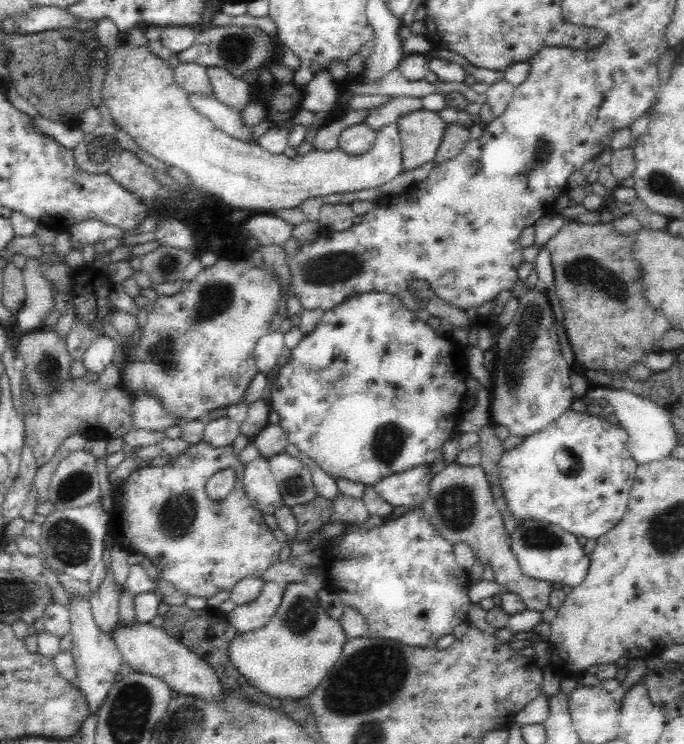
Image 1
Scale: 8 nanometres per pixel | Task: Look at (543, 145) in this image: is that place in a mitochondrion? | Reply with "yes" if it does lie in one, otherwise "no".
yes

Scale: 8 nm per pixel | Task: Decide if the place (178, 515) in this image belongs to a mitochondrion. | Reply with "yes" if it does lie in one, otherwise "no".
yes

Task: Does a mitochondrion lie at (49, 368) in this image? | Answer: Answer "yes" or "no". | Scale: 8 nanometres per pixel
yes

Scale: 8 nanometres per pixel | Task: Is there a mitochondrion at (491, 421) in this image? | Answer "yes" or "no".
no

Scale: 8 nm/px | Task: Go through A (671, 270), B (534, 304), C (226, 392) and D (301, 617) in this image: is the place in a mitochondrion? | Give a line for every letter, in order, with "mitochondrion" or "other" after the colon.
A: other
B: mitochondrion
C: other
D: mitochondrion

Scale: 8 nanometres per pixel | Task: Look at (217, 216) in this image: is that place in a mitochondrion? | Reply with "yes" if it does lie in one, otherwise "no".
no

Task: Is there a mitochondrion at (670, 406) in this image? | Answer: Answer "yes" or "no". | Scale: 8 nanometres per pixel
no

